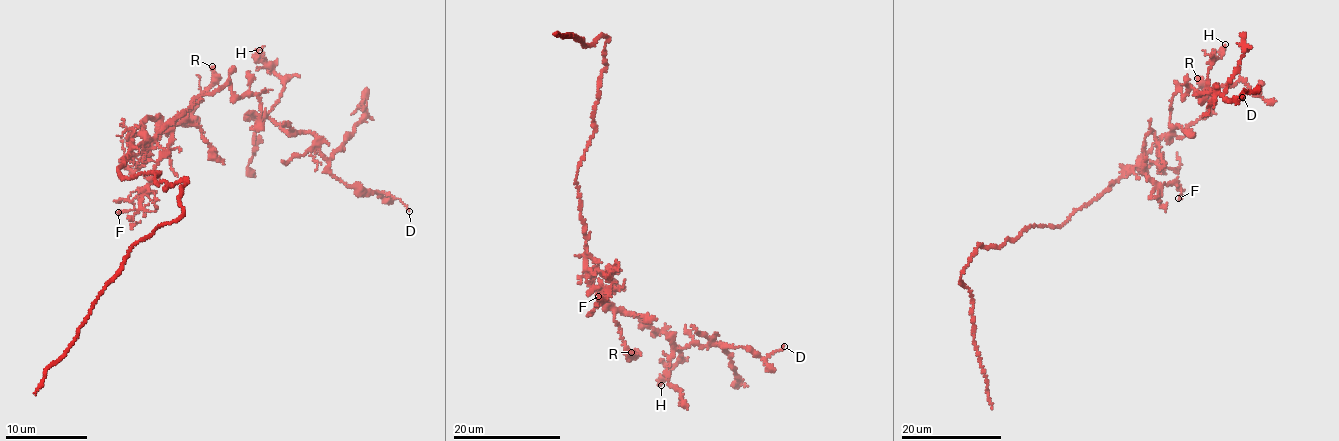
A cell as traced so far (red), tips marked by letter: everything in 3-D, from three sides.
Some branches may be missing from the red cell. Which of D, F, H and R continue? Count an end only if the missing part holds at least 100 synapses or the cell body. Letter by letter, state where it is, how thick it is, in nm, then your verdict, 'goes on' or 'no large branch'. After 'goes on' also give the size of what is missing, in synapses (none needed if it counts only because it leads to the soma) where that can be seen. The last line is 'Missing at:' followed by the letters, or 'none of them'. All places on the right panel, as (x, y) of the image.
D: at (1242, 97); 110 nm thick; no large branch
F: at (1178, 198); 190 nm thick; no large branch
H: at (1225, 44); 160 nm thick; no large branch
R: at (1197, 78); 240 nm thick; no large branch
Missing at: none of them

